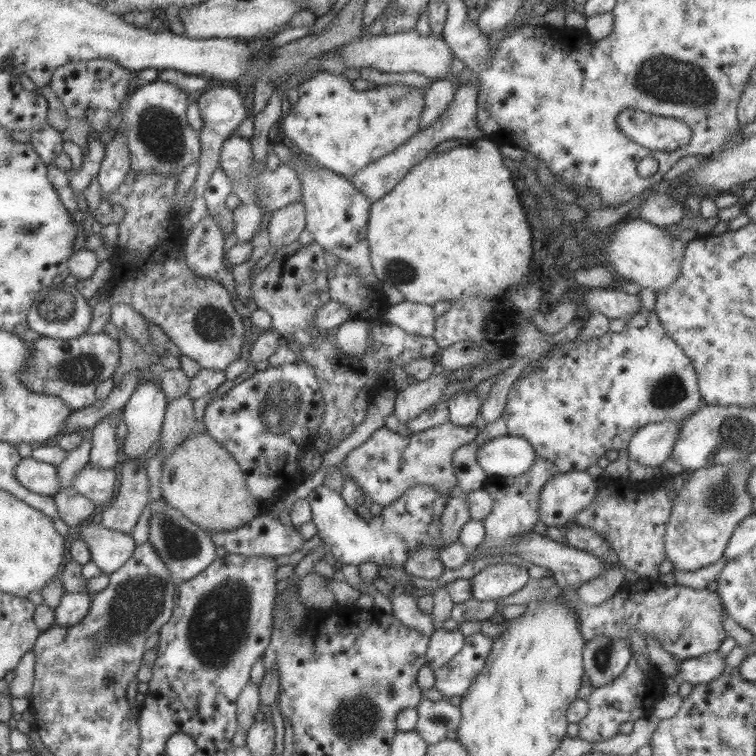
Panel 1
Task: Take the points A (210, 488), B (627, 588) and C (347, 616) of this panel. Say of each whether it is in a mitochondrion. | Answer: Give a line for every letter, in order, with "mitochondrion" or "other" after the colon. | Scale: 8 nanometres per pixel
A: other
B: other
C: other

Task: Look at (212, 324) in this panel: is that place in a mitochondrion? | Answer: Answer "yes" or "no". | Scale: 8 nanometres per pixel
yes

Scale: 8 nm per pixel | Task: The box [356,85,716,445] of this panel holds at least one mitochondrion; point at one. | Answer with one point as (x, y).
(670, 390)

